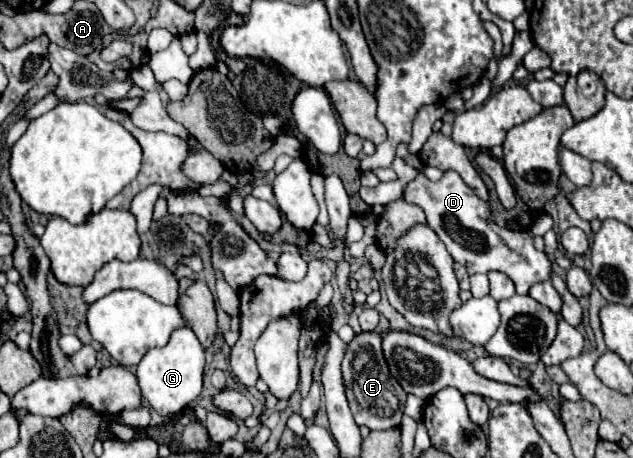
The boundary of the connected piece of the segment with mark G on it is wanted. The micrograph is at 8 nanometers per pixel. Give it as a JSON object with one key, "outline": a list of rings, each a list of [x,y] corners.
{"outline":[[[189,326],[173,330],[169,342],[161,348],[151,348],[137,366],[135,376],[141,386],[143,400],[147,400],[149,406],[157,410],[161,416],[177,414],[187,404],[199,398],[203,366],[205,366],[205,352],[193,330]]]}

